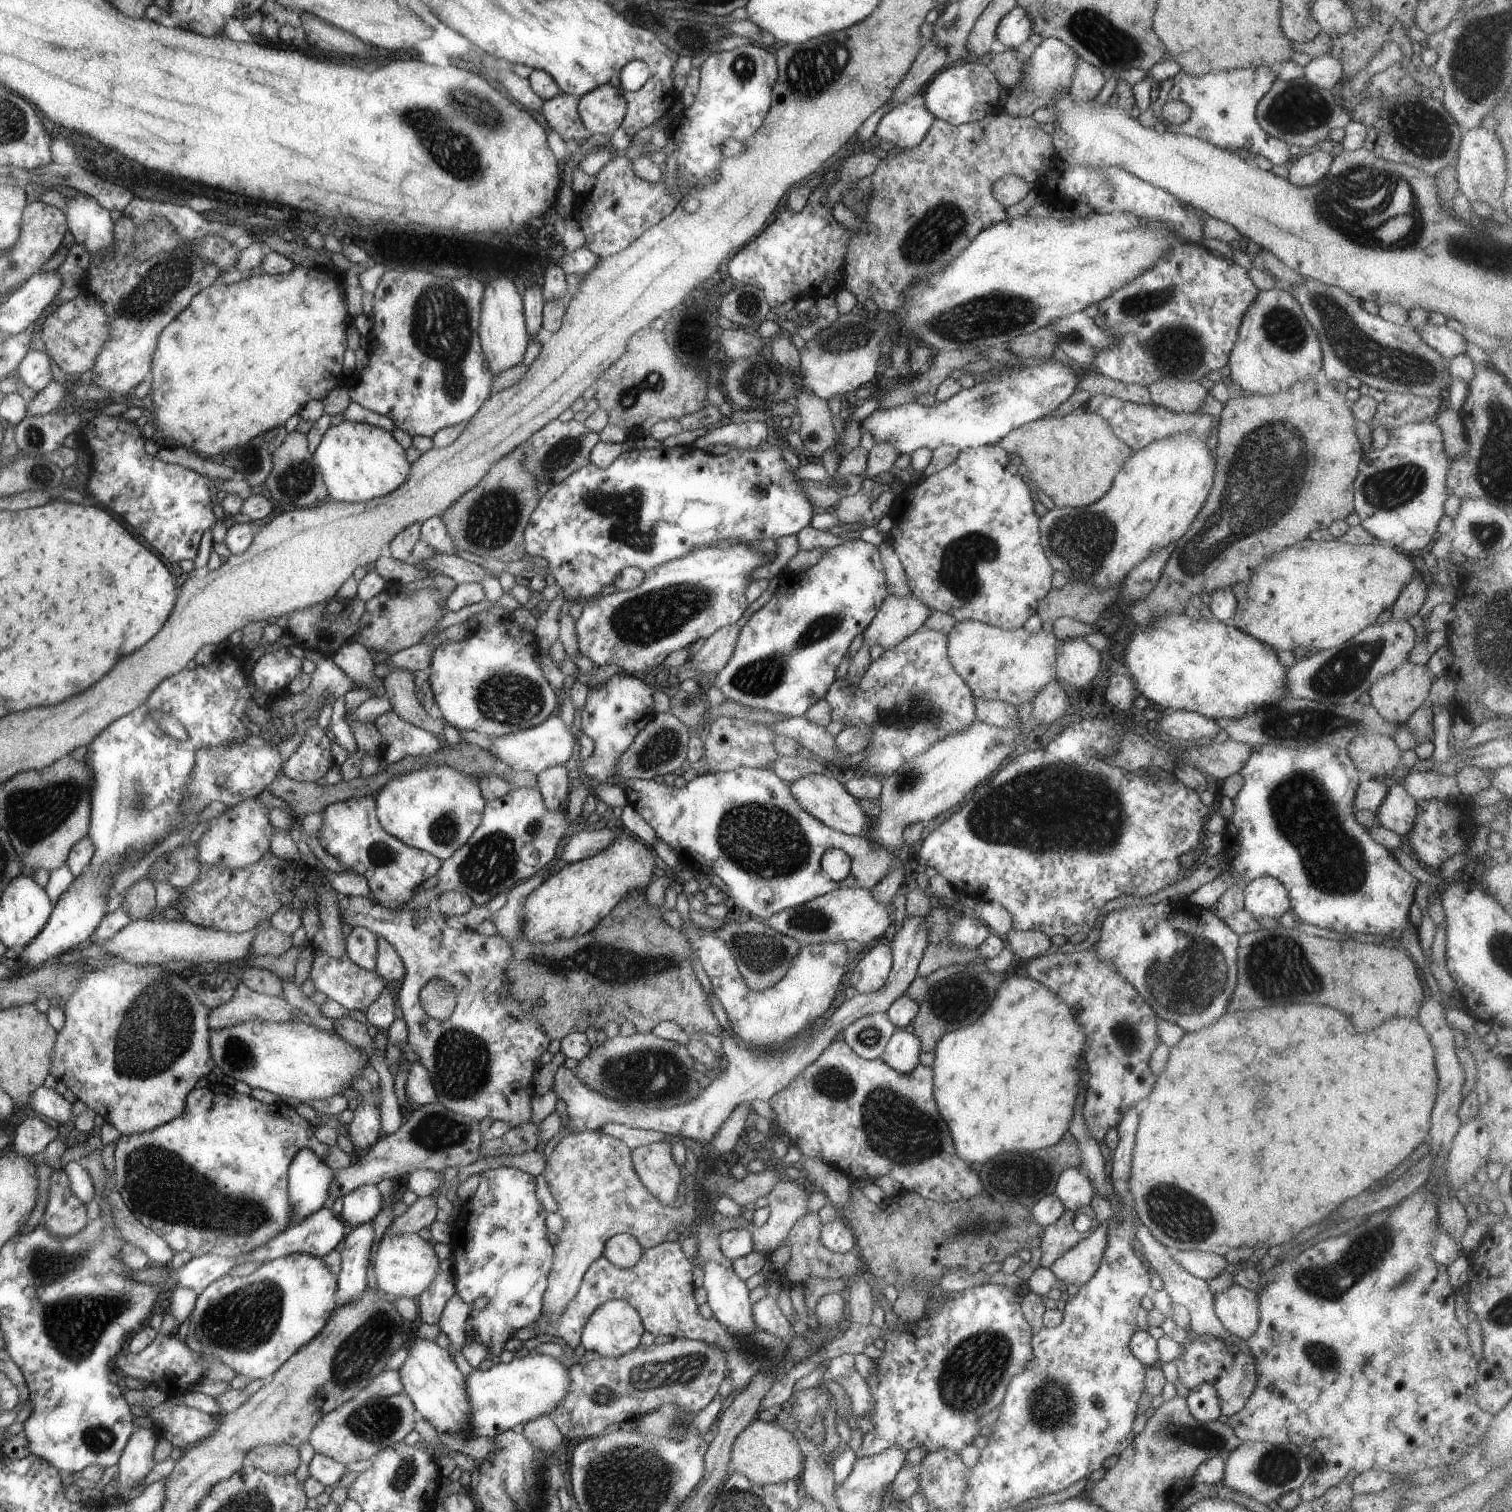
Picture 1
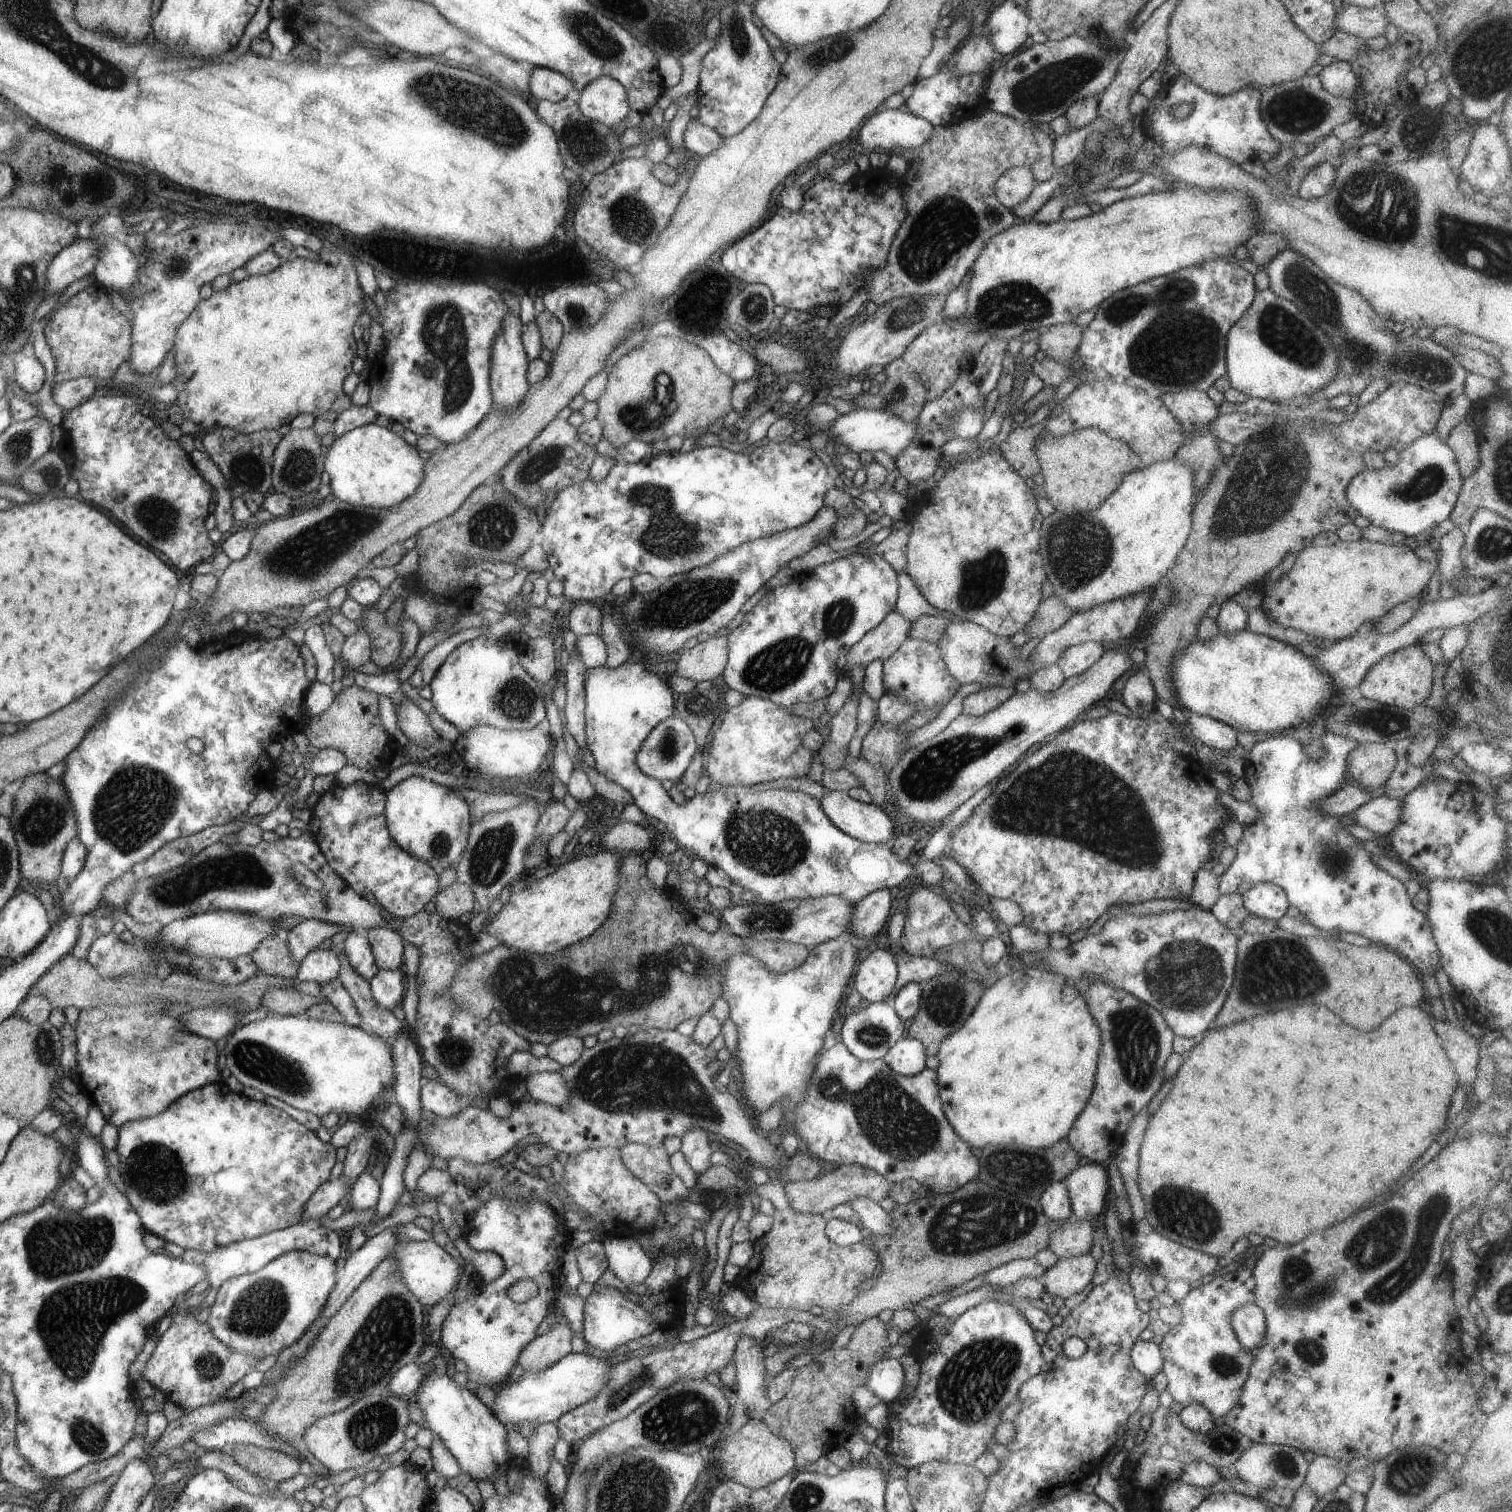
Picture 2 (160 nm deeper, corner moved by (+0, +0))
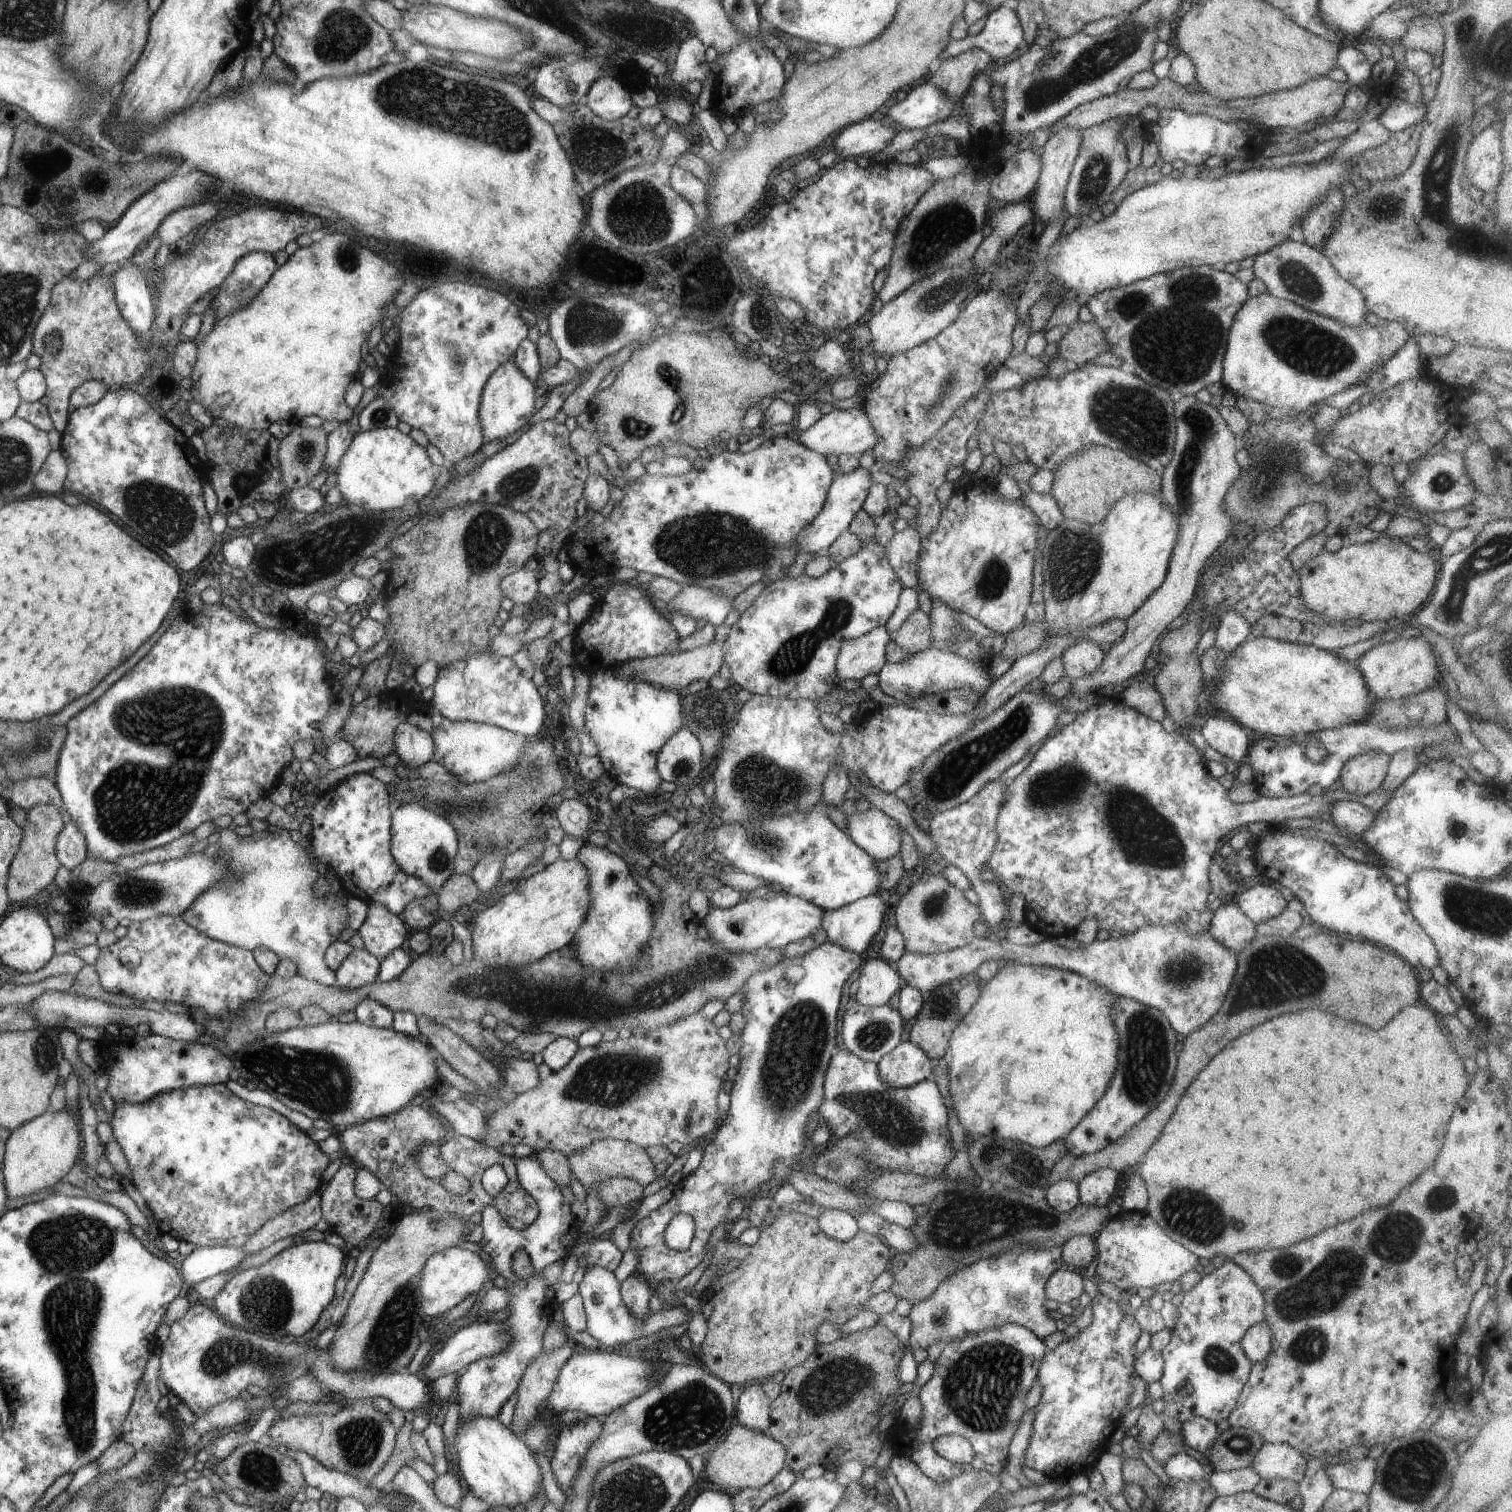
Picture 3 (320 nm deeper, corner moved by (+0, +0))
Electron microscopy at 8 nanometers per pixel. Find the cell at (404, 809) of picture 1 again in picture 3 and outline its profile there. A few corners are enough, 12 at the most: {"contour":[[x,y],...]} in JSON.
{"contour":[[424,801],[393,810],[391,852],[437,893],[455,873],[456,828]]}

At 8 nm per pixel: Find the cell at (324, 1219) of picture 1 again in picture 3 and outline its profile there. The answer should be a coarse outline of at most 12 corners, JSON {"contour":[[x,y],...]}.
{"contour":[[198,1247],[181,1271],[194,1284],[232,1270],[247,1256],[240,1247]]}

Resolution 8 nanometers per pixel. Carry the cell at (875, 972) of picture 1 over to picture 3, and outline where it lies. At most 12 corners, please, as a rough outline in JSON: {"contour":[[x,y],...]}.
{"contour":[[882,957],[862,968],[853,1002],[888,1005],[903,982]]}

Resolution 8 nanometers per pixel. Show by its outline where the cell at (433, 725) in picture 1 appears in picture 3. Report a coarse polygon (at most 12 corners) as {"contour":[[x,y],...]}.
{"contour":[[402,723],[393,745],[401,764],[420,768],[433,760],[430,732]]}

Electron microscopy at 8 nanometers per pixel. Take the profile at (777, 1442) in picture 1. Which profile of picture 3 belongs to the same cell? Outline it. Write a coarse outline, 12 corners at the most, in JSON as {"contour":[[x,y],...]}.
{"contour":[[734,1424],[703,1470],[728,1490],[759,1489],[785,1468],[786,1449]]}

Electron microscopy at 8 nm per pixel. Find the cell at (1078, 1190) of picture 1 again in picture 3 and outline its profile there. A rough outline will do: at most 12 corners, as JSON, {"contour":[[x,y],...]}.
{"contour":[[1101,1168],[1080,1182],[1080,1204],[1110,1201],[1119,1171]]}

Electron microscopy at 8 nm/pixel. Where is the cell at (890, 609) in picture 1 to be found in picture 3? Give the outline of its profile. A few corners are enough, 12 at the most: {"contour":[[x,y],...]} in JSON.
{"contour":[[886,627],[843,640],[839,680],[878,674],[892,641]]}

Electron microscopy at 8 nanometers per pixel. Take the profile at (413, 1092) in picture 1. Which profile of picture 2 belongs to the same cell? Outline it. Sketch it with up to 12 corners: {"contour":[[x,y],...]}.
{"contour":[[424,1079],[420,1105],[452,1118],[467,1103],[444,1083]]}

